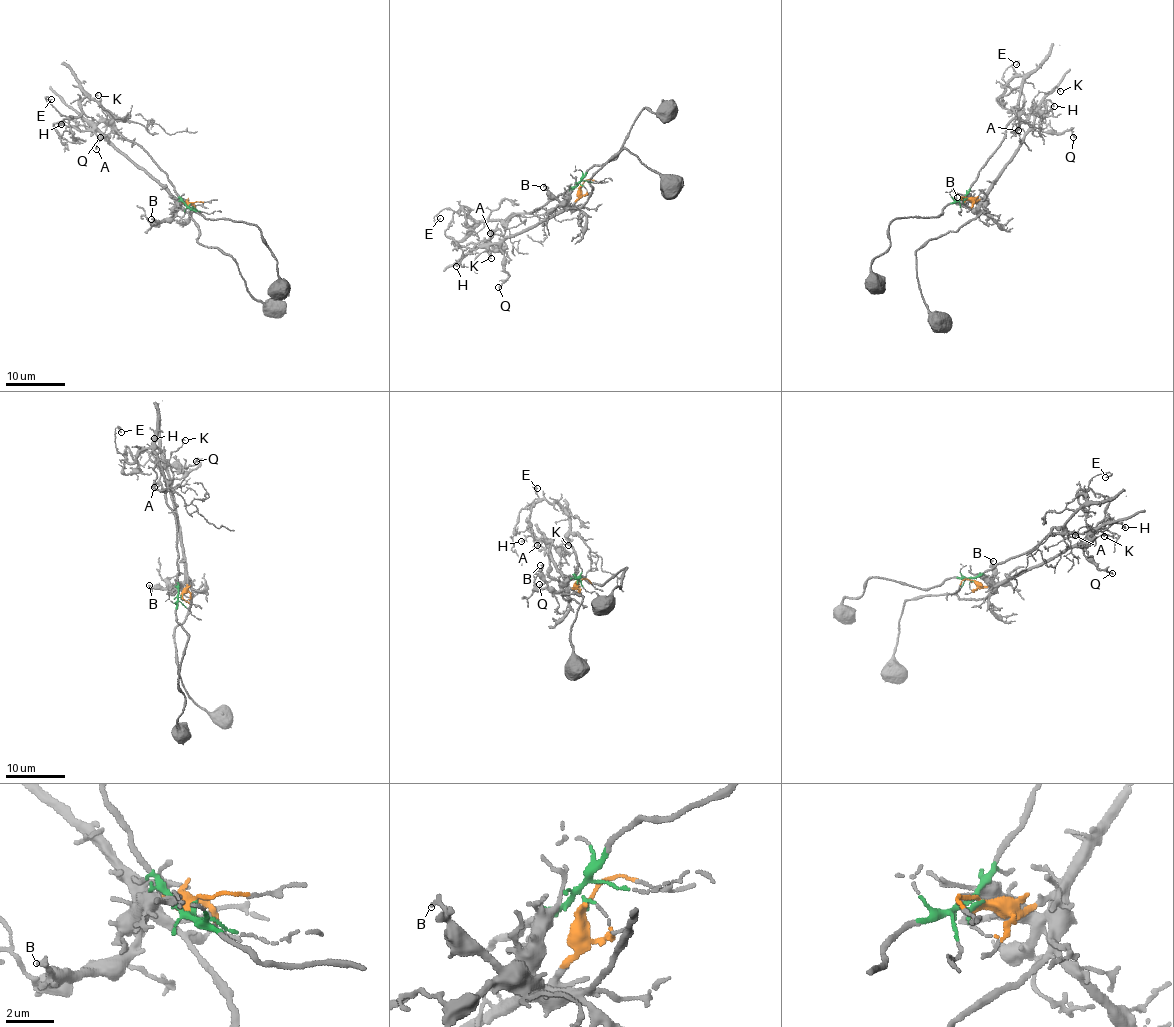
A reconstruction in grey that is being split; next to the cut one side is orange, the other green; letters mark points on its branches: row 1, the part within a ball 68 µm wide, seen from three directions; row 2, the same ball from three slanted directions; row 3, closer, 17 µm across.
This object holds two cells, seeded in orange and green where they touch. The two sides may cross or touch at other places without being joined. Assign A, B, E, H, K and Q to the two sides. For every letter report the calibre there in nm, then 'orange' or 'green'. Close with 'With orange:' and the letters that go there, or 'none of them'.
A: calibre 170 nm; orange
B: calibre 200 nm; orange
E: calibre 100 nm; green
H: calibre 150 nm; orange
K: calibre 130 nm; green
Q: calibre 160 nm; orange
With orange: A, B, H, Q

